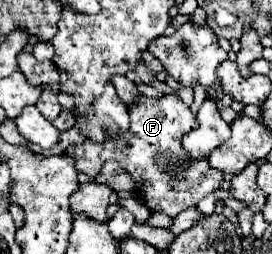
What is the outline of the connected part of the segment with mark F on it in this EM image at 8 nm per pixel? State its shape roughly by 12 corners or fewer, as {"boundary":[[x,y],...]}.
{"boundary":[[140,95],[116,141],[66,151],[94,179],[114,159],[150,211],[176,217],[220,189],[182,137],[178,95]]}

